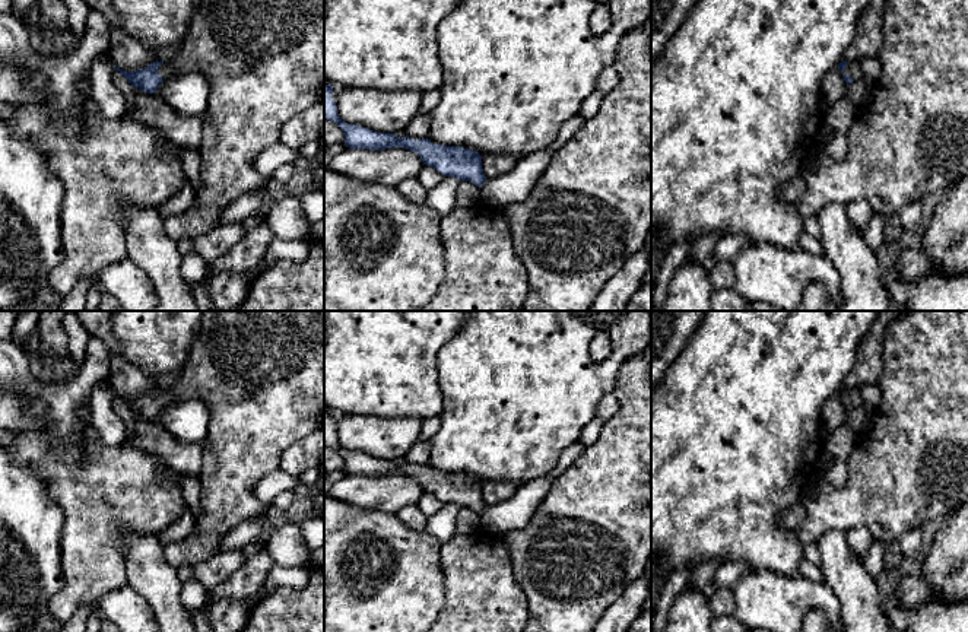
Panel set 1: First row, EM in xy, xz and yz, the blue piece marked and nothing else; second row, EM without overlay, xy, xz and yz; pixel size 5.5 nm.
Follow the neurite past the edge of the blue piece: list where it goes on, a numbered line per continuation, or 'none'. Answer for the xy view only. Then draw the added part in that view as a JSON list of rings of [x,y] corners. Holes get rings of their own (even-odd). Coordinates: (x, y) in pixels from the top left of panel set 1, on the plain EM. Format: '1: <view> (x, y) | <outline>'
1: xy (260, 374) | [[[203,311],[188,361],[175,384],[161,391],[158,401],[165,406],[190,398],[207,406],[210,420],[203,441],[197,527],[184,540],[165,546],[165,558],[177,569],[194,568],[213,558],[228,531],[267,512],[270,504],[256,496],[256,485],[279,469],[288,447],[324,426],[324,311]]]

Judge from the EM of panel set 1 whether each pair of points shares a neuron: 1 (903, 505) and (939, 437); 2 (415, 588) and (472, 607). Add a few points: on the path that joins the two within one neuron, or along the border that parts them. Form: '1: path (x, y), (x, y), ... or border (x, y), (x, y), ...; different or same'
1: path (910, 488), (932, 466), (935, 454); same
2: border (440, 564), (443, 574), (443, 607), (437, 616); different

